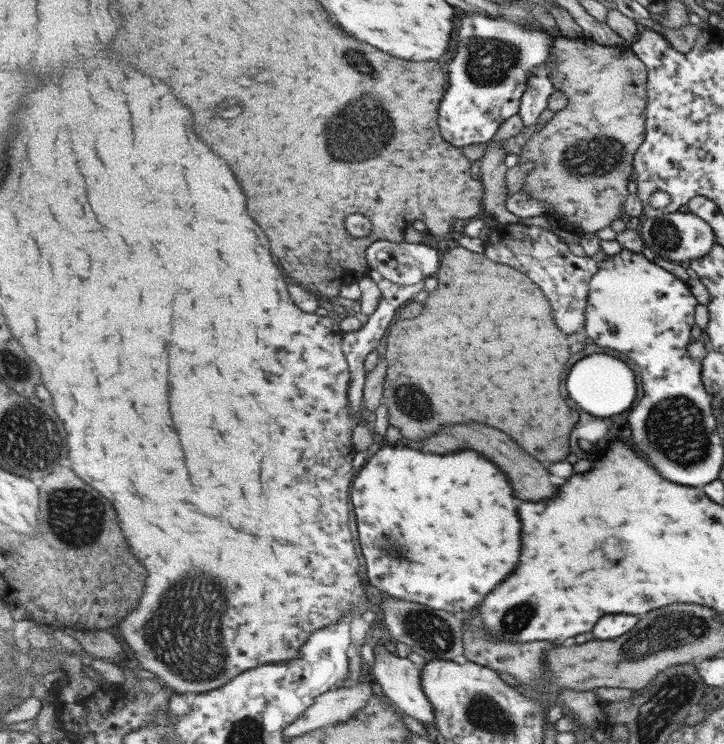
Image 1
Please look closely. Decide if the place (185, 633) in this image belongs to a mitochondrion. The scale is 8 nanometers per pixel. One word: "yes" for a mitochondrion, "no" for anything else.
yes

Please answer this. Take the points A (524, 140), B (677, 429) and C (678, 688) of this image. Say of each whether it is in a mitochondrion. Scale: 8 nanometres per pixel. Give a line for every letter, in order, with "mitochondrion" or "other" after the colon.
A: other
B: mitochondrion
C: mitochondrion

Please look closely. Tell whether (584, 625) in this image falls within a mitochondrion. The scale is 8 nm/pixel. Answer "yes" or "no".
no

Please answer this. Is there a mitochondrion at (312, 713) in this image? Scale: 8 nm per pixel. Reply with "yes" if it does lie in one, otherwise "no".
no

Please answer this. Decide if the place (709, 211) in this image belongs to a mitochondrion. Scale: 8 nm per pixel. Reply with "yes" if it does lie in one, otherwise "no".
no

